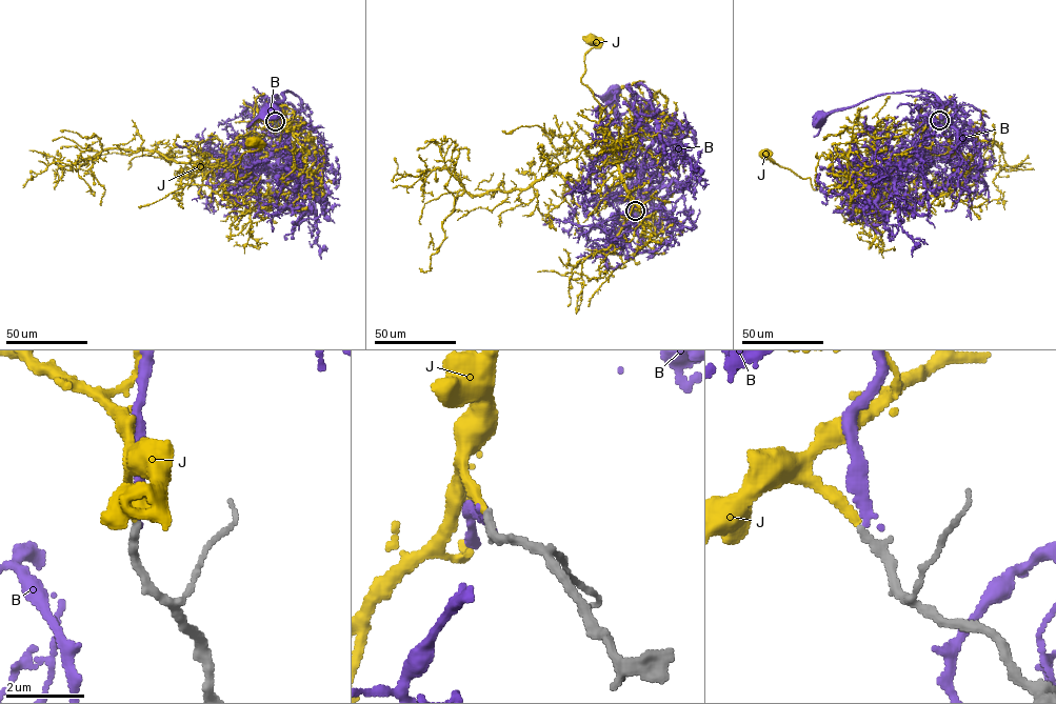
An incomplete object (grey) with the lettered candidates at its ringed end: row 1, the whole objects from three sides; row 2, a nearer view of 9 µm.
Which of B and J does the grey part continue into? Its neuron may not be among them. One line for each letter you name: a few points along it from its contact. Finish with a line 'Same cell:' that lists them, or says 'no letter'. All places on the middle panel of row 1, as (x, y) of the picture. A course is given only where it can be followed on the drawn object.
J: course (635, 210), (631, 171), (609, 162), (616, 148), (580, 80), (597, 42), (590, 41)
Same cell: J

